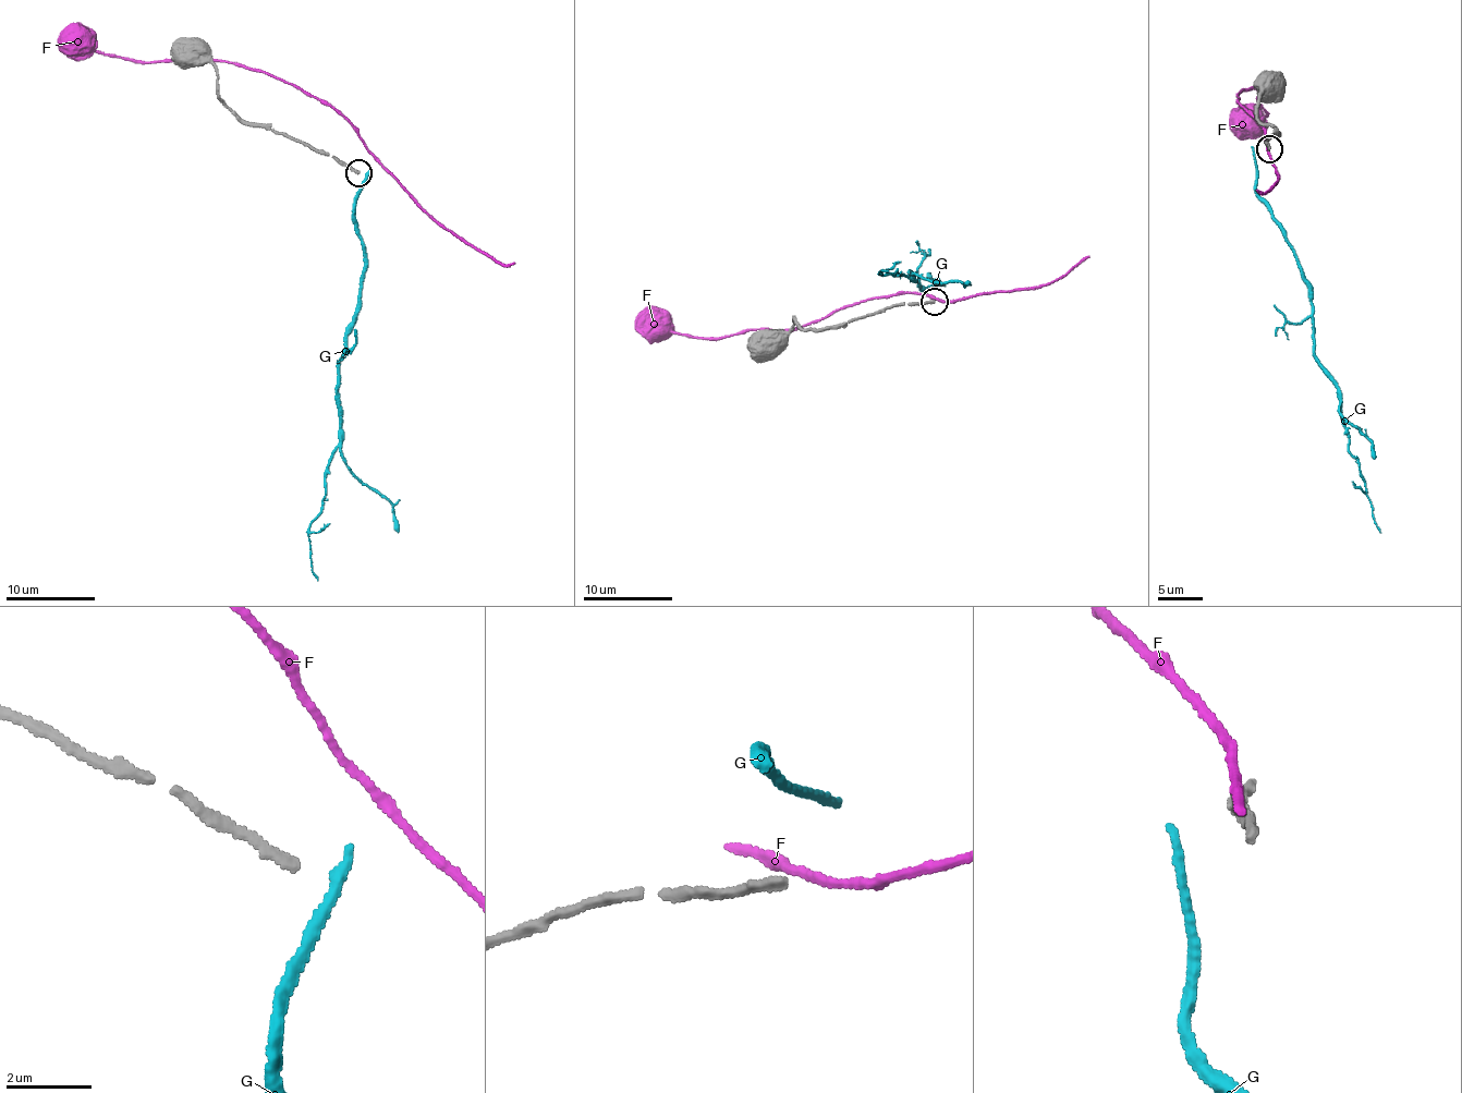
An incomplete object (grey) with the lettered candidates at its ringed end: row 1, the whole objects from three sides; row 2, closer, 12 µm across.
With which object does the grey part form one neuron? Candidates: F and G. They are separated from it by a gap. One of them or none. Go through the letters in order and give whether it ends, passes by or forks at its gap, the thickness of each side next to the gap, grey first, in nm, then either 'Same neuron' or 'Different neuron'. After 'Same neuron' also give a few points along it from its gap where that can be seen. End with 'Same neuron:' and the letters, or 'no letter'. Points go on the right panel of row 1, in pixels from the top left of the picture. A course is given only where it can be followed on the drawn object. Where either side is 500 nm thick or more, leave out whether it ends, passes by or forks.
F: It passes by. Thickness 240 nm (grey) against 220 nm. Different neuron
G: It ends there. Thickness 240 nm (grey) against 280 nm. Different neuron
Same neuron: no letter

